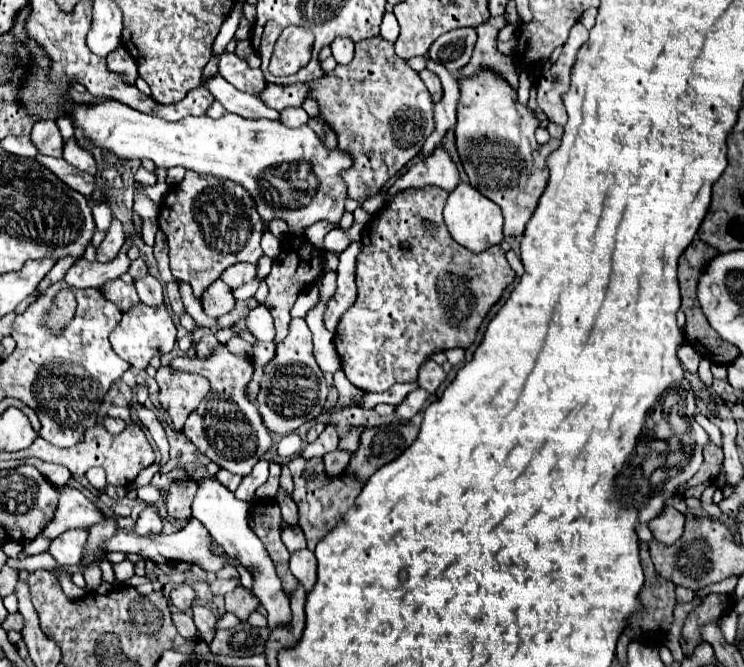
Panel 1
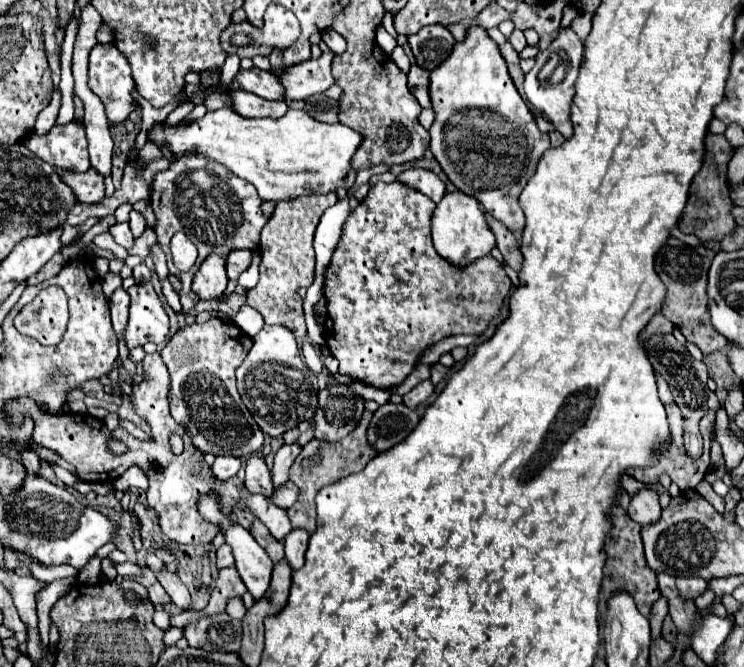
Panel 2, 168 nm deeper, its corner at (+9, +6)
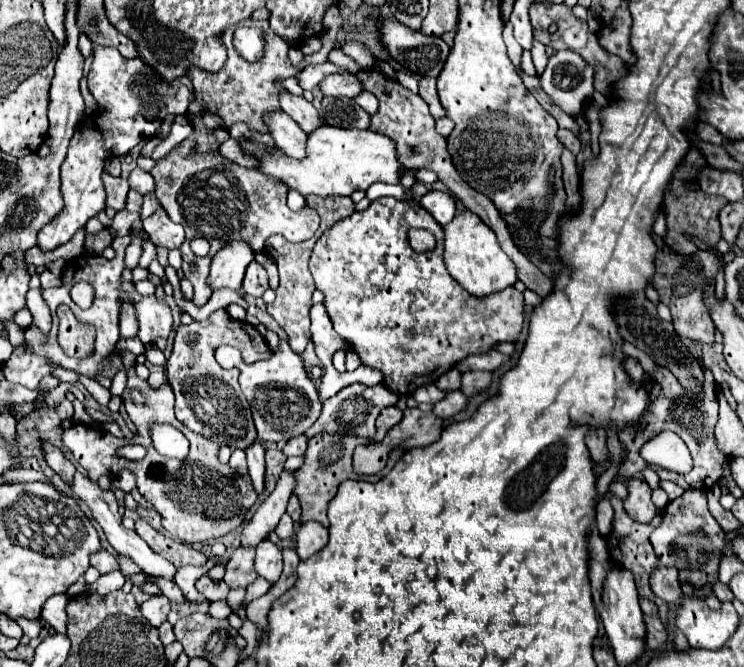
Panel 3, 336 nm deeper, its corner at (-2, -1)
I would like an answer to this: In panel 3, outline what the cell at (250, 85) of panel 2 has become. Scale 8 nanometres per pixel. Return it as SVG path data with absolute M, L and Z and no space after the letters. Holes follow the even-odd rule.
M280 92L278 98L280 98L280 108L288 116L292 116L304 132L314 130L314 126L322 124L322 120L318 118L318 110L304 96L294 96L290 92Z

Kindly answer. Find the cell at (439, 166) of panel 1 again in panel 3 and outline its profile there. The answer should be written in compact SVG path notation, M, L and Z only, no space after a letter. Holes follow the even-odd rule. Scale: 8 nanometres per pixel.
M428 190L422 196L420 204L424 208L428 208L428 212L432 212L434 218L436 218L436 222L442 224L442 226L448 224L454 218L454 214L456 214L454 198L450 194L446 194L446 192L440 192L440 190Z

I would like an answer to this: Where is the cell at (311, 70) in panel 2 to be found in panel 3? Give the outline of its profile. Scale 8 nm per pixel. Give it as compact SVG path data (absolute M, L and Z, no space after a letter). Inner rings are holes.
M330 74L320 82L318 88L322 96L336 96L336 98L342 98L342 96L354 98L358 92L362 92L360 82L356 80L356 76L350 76L350 74Z

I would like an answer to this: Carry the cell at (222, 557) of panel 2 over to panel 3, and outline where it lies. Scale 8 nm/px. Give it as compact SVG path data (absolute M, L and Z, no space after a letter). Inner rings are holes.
M284 470L280 474L280 480L278 480L274 492L258 506L252 520L244 526L242 540L240 540L242 548L250 550L250 548L258 546L260 540L264 540L276 528L276 522L280 522L282 514L286 512L286 504L288 504L288 498L292 496L294 486L296 486L294 472Z

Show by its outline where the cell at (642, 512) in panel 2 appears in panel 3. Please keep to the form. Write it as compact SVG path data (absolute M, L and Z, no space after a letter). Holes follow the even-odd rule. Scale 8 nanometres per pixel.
M630 480L628 482L628 498L624 500L624 508L630 514L632 520L642 522L642 524L650 524L656 518L656 506L652 502L652 490L644 480Z

